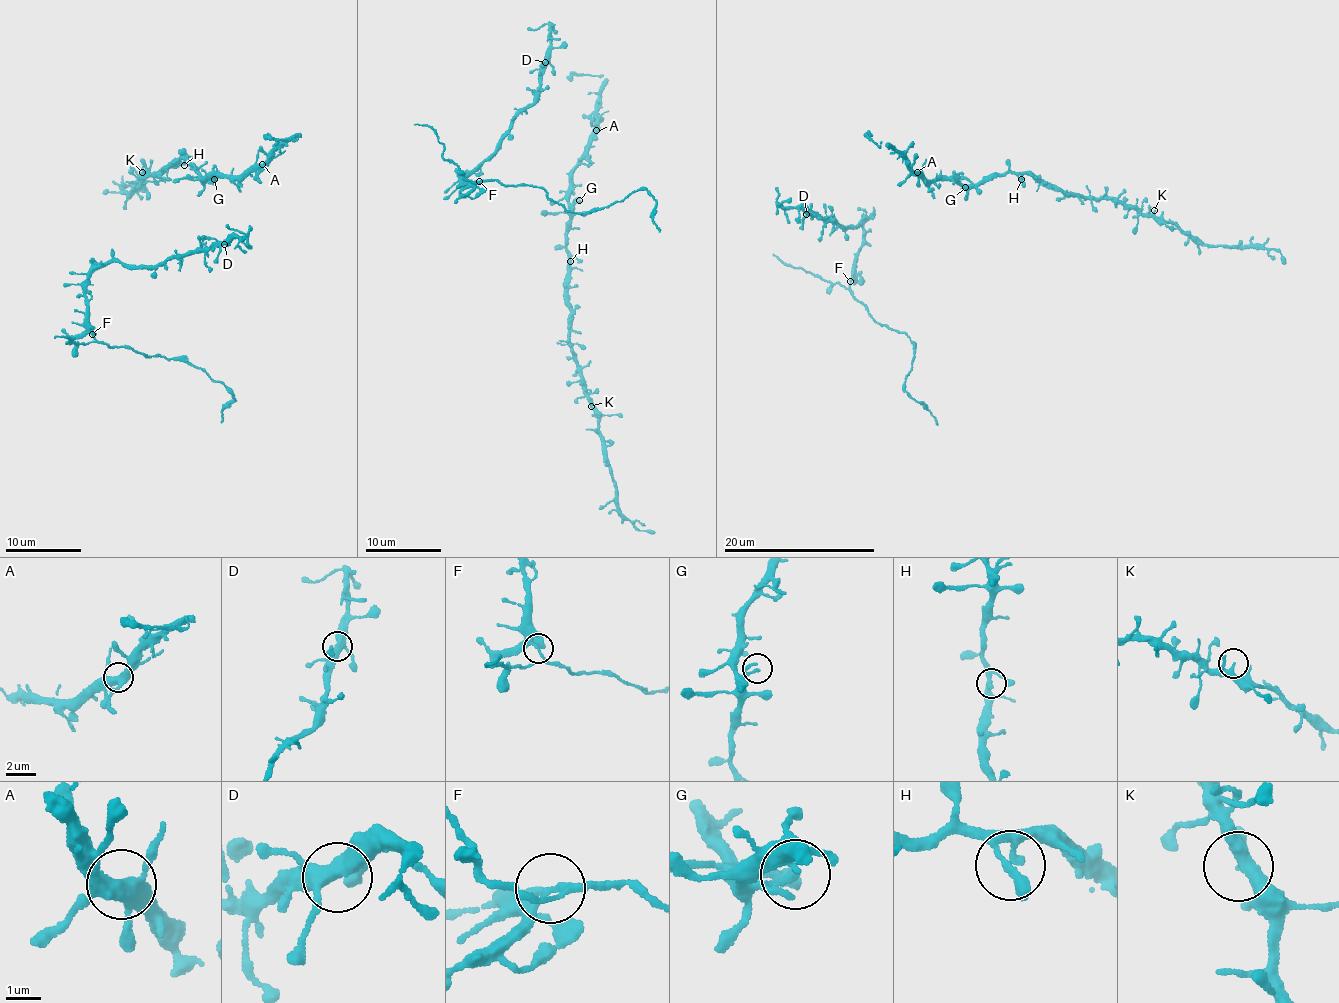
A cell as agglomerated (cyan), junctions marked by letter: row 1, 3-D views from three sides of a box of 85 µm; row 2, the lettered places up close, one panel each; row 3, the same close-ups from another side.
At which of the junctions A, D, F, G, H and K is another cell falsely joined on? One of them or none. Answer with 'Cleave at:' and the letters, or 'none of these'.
Cleave at: F

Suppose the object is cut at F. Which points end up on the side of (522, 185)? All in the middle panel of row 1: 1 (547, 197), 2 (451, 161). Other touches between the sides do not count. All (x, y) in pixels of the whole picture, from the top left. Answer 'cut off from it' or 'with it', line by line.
1: with it
2: with it

